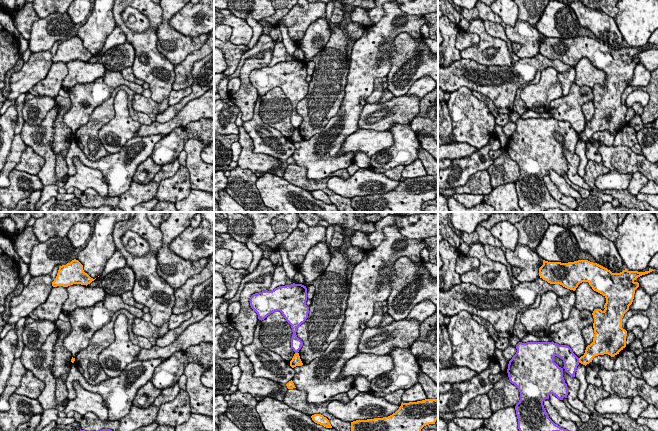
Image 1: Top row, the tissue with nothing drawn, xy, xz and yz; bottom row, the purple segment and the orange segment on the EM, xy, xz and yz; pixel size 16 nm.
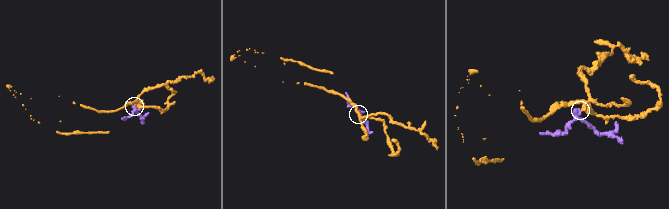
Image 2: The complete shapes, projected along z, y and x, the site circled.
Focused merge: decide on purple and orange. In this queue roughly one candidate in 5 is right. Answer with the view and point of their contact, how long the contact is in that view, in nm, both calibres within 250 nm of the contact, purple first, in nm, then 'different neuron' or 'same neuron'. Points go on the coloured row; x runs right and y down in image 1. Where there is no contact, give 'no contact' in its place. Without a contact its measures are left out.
contact yz (578, 360); length 90 nm; calibres 240 and 190 nm; different neuron

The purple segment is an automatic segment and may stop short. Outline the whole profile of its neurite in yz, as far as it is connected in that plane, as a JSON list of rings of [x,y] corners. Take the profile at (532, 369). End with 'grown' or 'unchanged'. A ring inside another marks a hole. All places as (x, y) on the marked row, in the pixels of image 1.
[[[553,341],[519,342],[516,349],[507,373],[520,392],[520,400],[515,406],[519,431],[568,431],[549,418],[543,401],[549,399],[550,394],[560,400],[567,398],[563,371],[575,377],[579,358],[569,346]],[[555,356],[563,360],[563,368],[554,362]]] | unchanged

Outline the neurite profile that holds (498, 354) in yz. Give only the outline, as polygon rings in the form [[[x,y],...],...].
[[[495,348],[494,359],[496,359],[500,364],[502,372],[507,371],[509,361],[504,357],[503,350]]]

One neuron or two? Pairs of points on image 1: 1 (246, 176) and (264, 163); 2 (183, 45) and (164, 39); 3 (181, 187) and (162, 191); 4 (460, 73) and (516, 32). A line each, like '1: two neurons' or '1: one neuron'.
1: two neurons
2: one neuron
3: one neuron
4: two neurons

